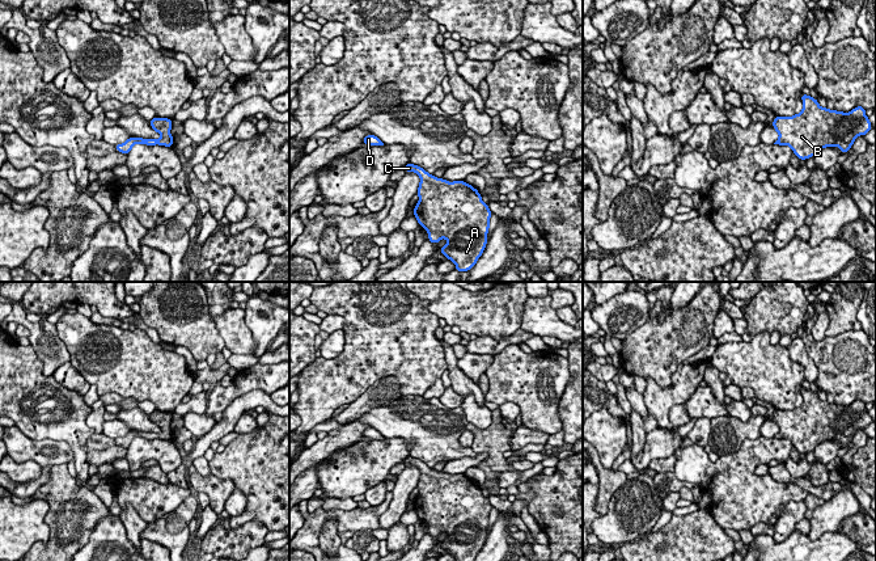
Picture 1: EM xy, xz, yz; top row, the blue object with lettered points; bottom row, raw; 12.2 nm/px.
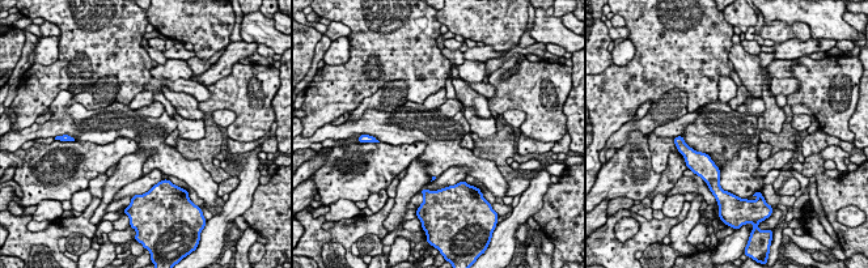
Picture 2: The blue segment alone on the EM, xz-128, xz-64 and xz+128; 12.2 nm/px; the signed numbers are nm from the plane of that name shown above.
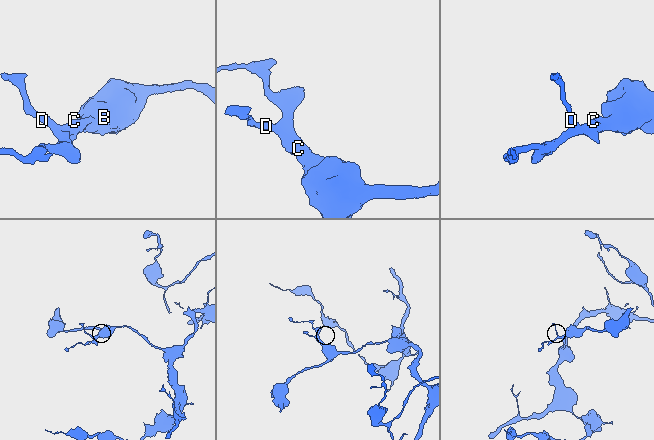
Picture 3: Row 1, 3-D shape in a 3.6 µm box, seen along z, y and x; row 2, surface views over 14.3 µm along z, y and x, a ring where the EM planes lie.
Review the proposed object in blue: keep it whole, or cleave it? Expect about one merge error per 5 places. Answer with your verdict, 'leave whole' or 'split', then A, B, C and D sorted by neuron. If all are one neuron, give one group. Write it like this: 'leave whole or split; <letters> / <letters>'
leave whole; A B C D

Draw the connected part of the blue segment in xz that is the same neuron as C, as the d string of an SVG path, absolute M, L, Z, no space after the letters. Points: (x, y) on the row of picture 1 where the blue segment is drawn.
M411 163L403 169L415 172L420 178L414 216L428 232L428 241L437 244L447 239L440 253L456 265L457 271L473 269L487 245L492 215L488 204L465 181L437 178Z

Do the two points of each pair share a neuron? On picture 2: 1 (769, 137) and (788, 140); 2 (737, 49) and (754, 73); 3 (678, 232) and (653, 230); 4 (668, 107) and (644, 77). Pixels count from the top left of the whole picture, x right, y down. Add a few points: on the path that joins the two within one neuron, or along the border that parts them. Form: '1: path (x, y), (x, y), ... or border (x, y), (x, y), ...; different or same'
1: path (774, 140), (783, 140); same
2: path (737, 55), (748, 67); same
3: border (689, 208), (687, 215), (668, 234); different
4: border (652, 103), (667, 92), (681, 89), (689, 109); different

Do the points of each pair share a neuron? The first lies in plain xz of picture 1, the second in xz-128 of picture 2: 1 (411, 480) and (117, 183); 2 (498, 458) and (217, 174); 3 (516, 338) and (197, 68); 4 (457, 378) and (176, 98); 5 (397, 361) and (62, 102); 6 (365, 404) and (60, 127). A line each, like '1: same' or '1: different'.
1: same
2: same
3: same
4: same
5: different
6: different

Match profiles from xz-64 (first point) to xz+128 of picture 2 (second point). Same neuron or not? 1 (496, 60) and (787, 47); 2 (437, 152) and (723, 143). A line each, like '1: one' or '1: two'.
1: one
2: one

